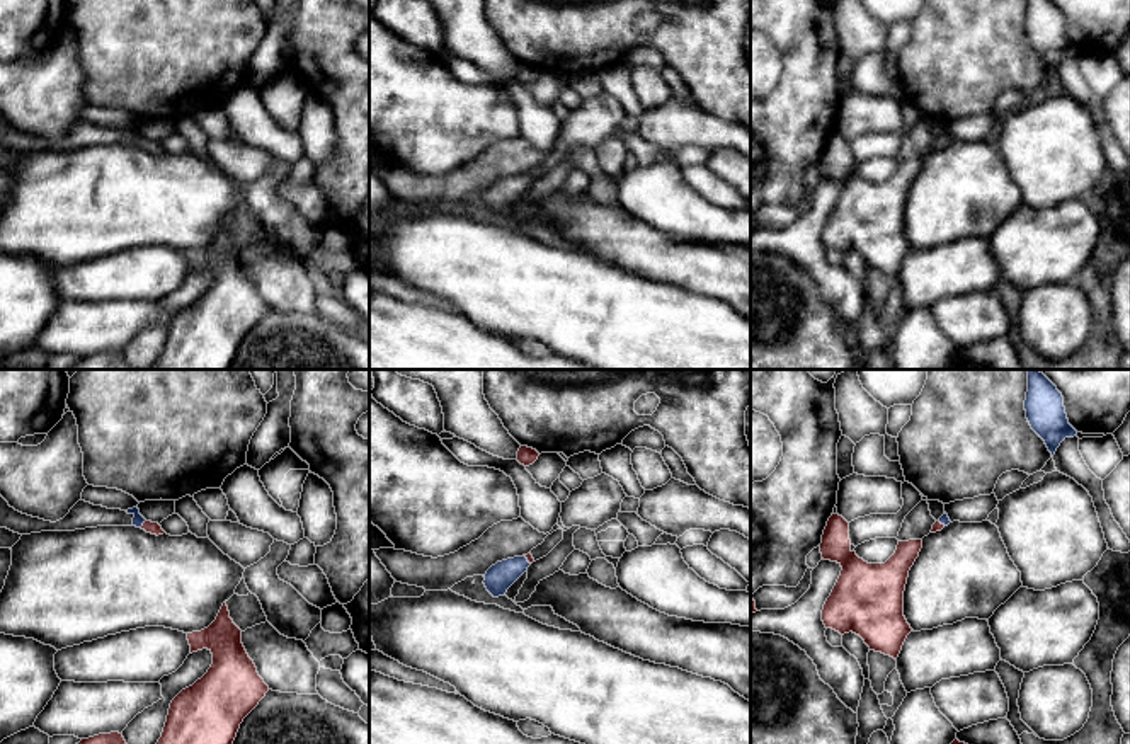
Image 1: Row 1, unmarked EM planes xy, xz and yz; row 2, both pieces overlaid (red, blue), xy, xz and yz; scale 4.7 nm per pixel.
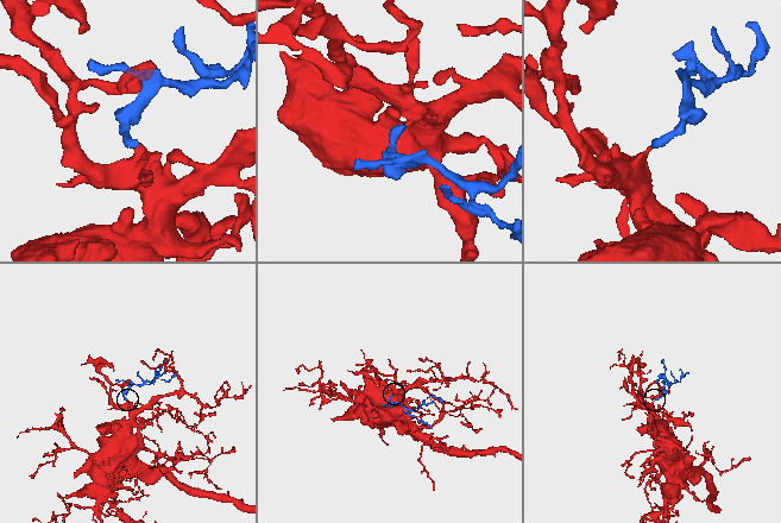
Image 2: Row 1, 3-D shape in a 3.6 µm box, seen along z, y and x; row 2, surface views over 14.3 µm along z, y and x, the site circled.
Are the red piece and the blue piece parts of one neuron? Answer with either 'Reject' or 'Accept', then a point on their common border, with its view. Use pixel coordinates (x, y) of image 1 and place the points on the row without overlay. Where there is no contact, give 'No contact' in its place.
Accept. Touches red at xy (143, 142)

